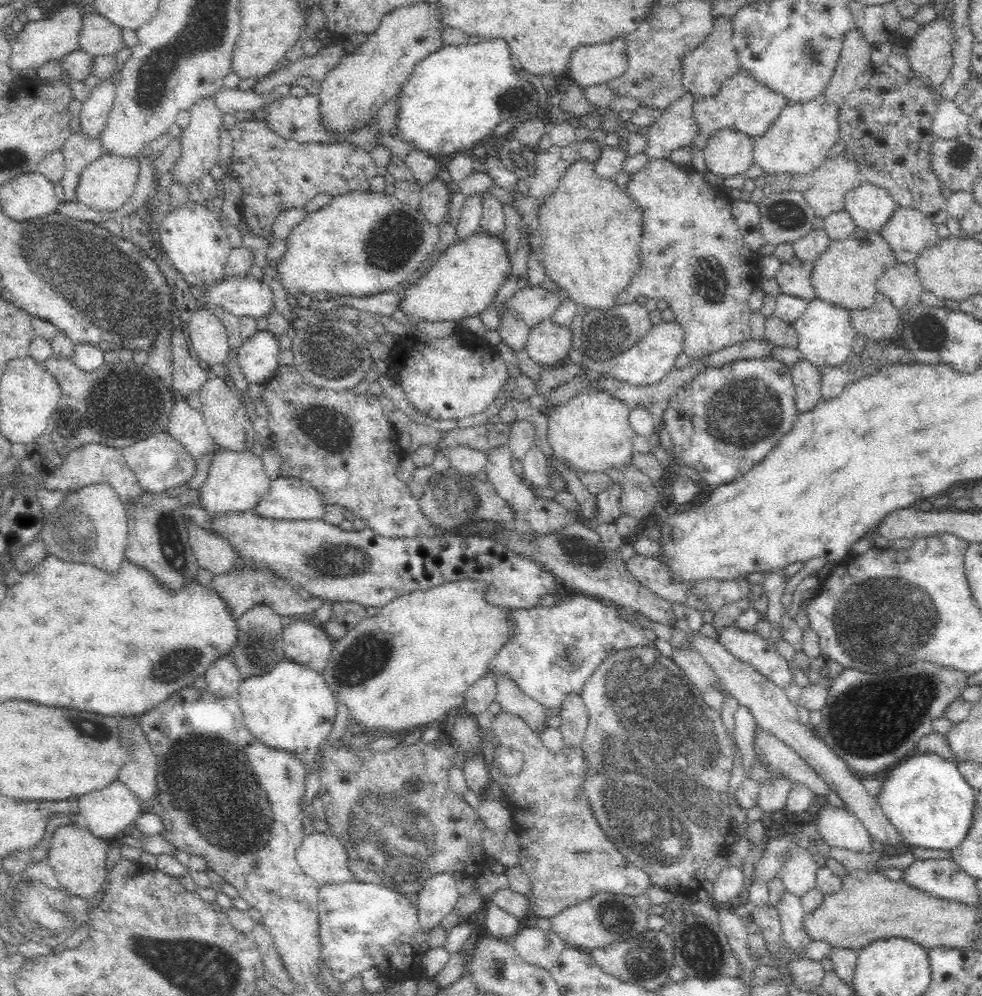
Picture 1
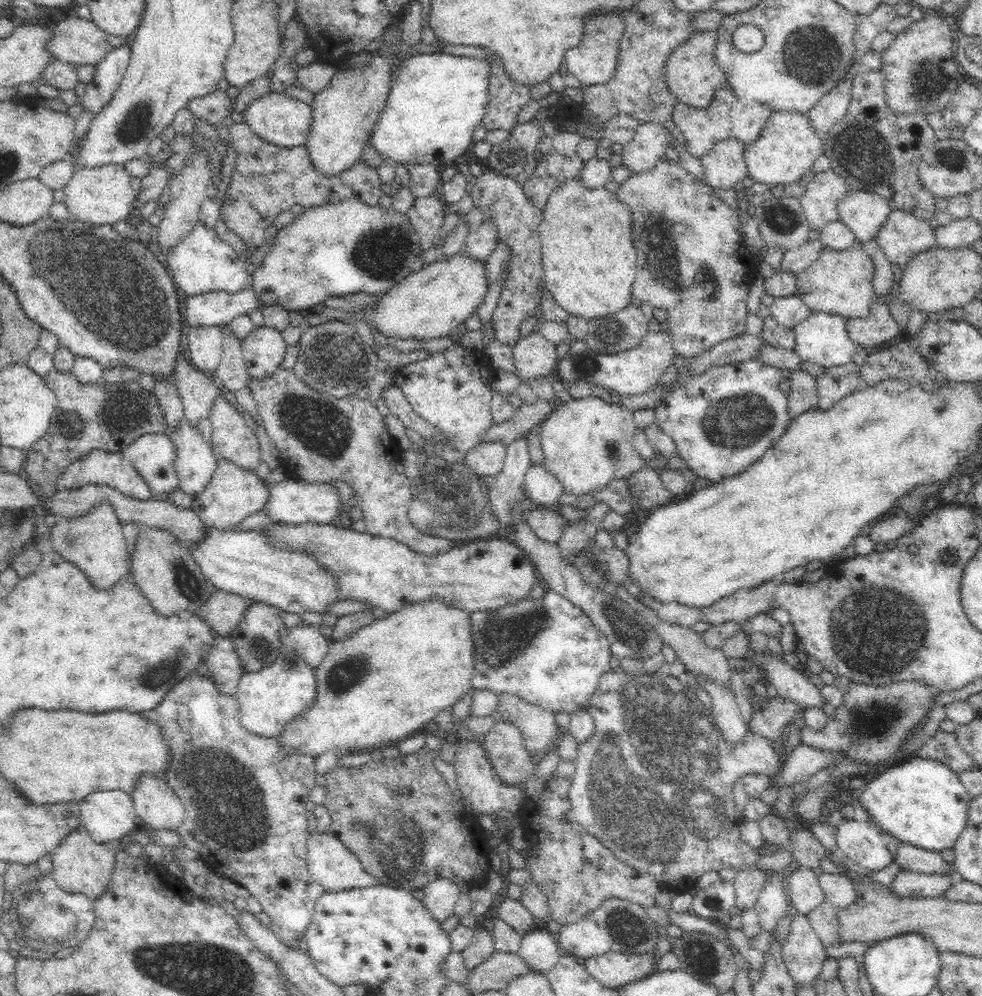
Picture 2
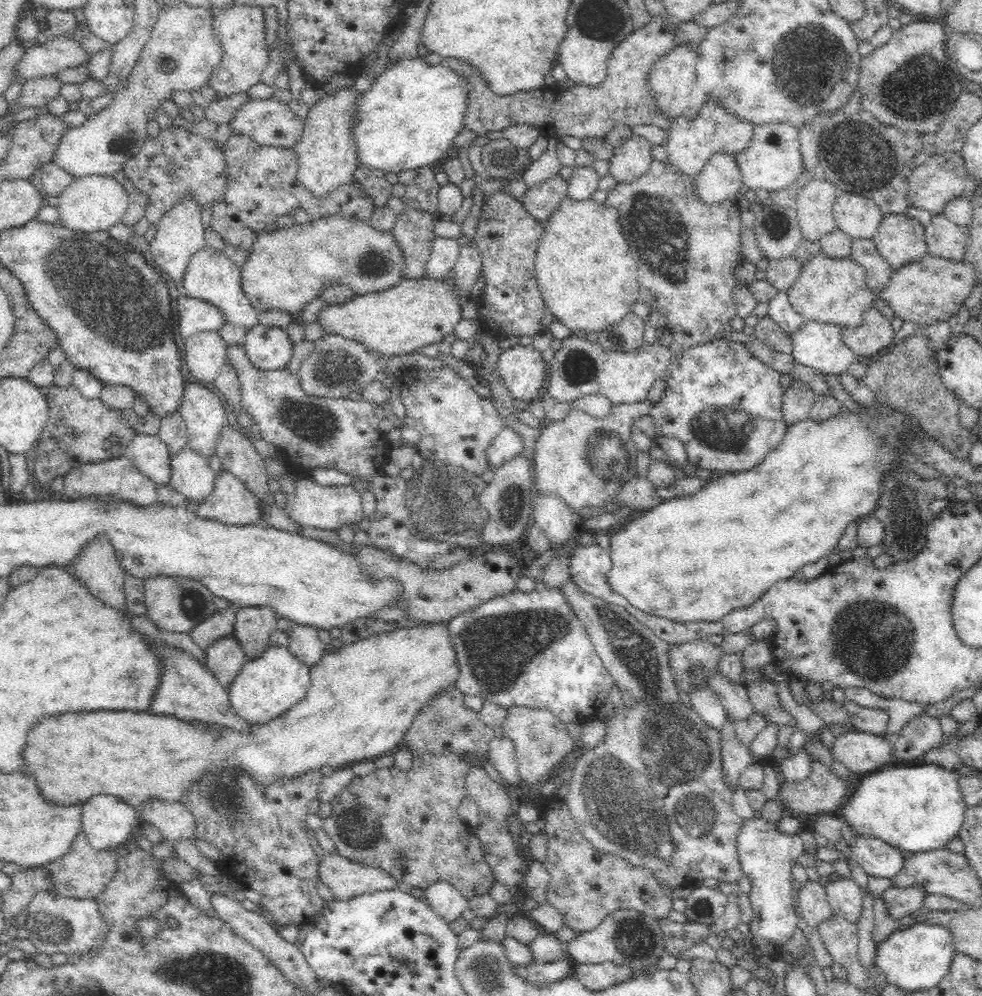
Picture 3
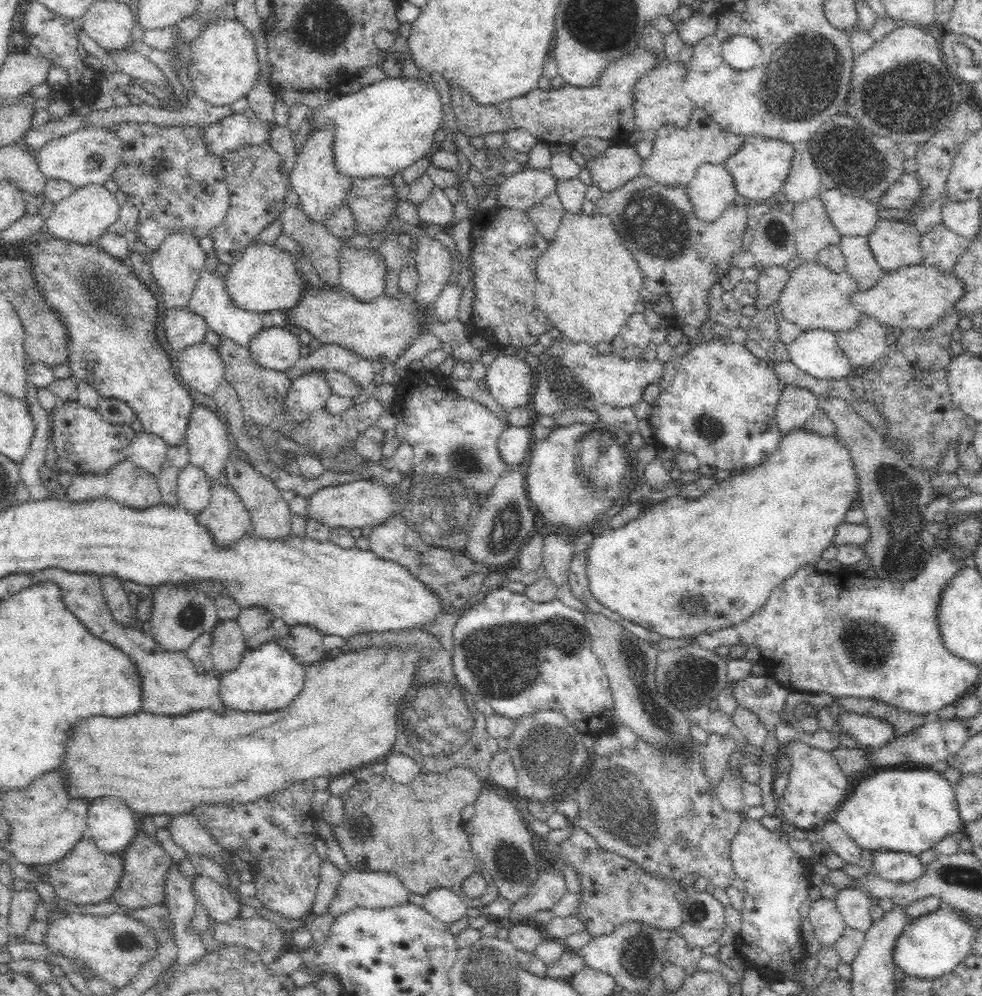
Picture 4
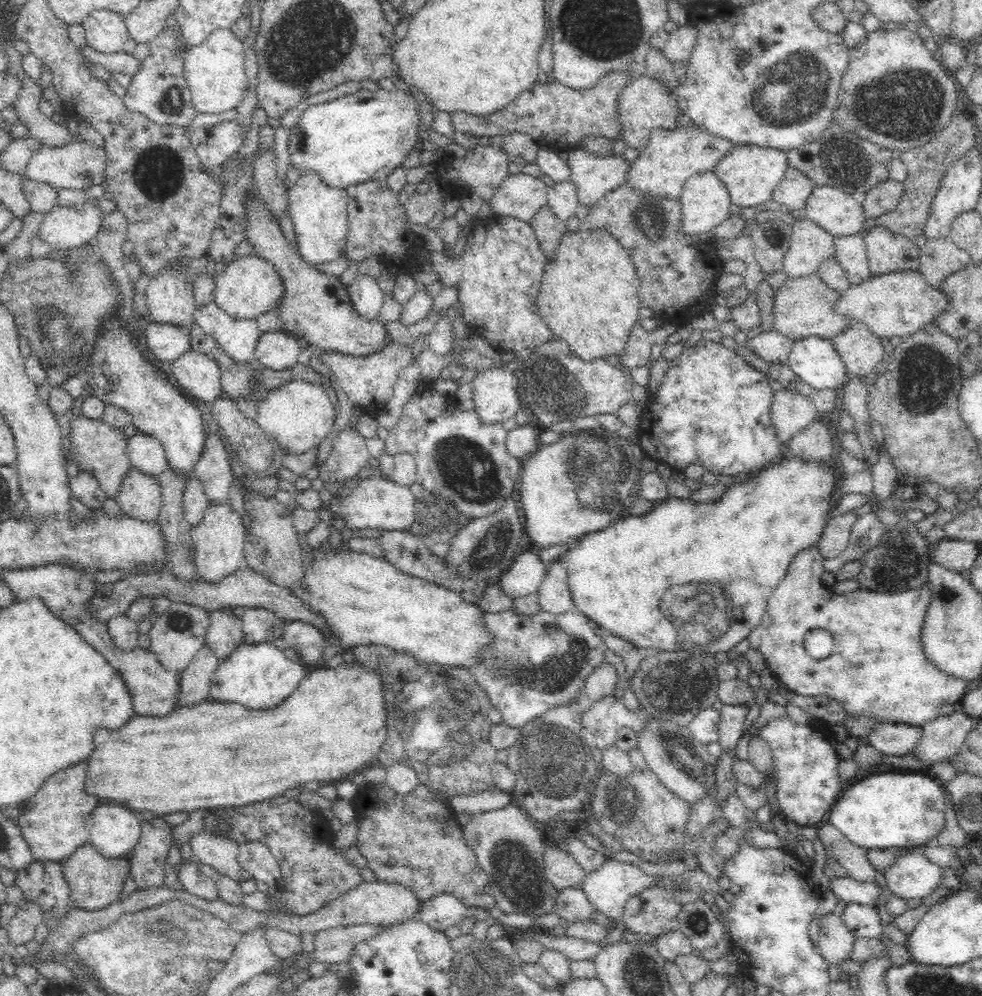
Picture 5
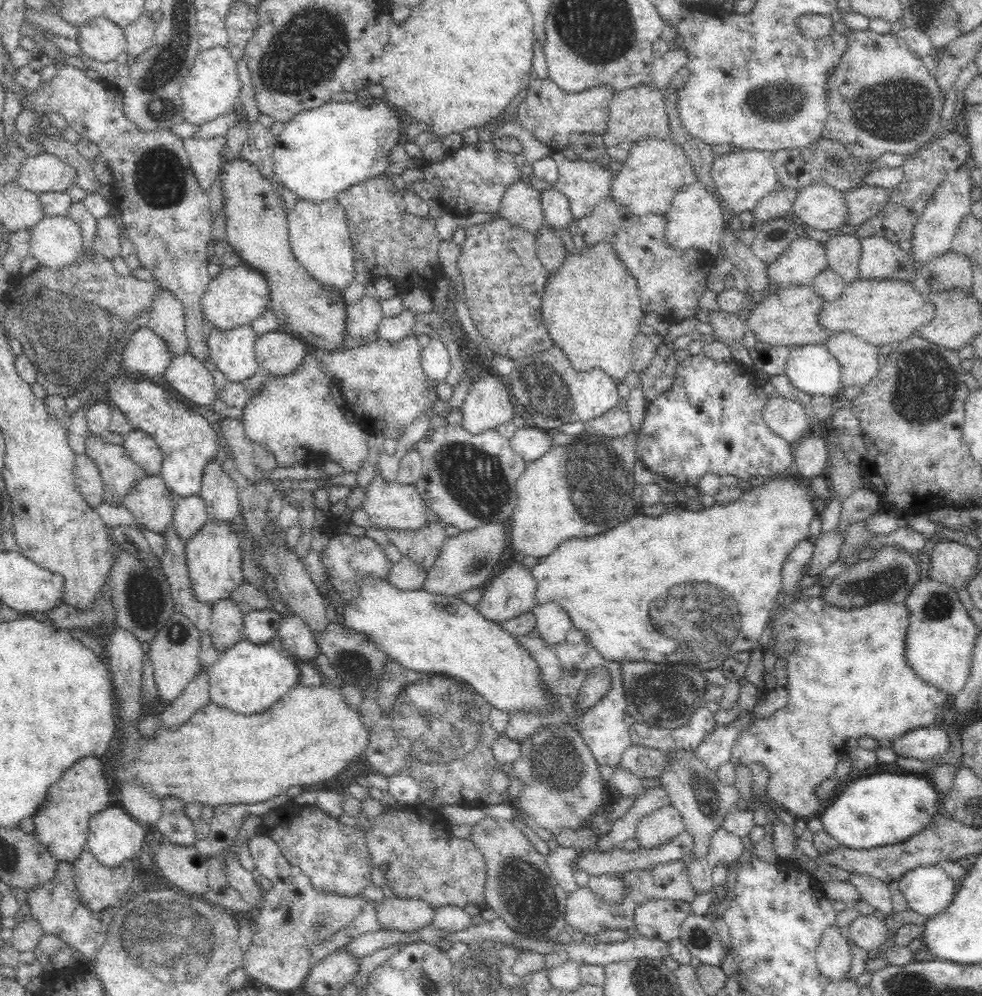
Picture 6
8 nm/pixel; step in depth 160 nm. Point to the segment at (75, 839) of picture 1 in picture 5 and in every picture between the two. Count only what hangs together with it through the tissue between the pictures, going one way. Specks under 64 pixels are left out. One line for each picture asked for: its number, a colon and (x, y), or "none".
2: (80, 865)
3: (83, 872)
4: (85, 875)
5: (94, 881)

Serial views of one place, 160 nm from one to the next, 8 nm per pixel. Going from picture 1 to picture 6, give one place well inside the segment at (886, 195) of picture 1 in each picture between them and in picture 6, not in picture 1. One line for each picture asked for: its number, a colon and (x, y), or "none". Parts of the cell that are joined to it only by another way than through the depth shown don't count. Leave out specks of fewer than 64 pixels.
2: (864, 211)
3: (857, 216)
4: (852, 215)
5: (839, 213)
6: (819, 206)

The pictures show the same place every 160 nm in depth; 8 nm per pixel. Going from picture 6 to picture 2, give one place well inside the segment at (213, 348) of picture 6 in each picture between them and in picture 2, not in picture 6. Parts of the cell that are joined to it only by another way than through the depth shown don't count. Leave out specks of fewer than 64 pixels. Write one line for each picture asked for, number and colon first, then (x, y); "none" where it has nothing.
2: (200, 261)
3: (210, 276)
4: (210, 300)
5: (238, 337)

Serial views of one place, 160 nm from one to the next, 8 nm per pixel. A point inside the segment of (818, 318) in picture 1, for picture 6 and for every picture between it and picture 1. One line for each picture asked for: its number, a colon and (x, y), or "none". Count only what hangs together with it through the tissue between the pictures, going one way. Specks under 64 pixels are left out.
2: (823, 338)
3: (819, 345)
4: (816, 352)
5: (814, 360)
6: (811, 368)

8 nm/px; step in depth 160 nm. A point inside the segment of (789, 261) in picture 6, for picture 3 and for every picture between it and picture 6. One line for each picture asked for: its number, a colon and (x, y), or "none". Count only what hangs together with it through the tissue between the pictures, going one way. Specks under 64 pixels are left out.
3: (814, 203)
4: (815, 231)
5: (810, 245)

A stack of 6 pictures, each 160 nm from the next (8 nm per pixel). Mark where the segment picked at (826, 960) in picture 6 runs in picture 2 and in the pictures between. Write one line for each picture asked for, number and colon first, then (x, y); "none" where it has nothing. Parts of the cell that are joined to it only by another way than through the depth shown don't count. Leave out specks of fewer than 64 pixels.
2: (805, 892)
3: (812, 904)
4: (828, 925)
5: (835, 941)

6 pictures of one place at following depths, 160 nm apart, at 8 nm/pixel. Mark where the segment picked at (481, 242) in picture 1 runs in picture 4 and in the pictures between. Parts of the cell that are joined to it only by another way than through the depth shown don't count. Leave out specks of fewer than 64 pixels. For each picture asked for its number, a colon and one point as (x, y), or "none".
2: (434, 299)
3: (417, 311)
4: (382, 329)

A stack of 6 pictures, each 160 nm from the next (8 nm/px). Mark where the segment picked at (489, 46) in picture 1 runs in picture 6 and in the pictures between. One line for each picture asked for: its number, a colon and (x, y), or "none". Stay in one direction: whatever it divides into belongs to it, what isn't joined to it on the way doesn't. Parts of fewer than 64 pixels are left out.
2: (438, 100)
3: (407, 120)
4: (382, 129)
5: (361, 137)
6: (321, 152)

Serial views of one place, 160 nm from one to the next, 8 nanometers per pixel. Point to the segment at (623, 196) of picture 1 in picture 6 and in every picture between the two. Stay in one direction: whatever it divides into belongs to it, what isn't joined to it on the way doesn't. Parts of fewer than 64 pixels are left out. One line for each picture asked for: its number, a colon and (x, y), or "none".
2: (589, 263)
3: (588, 280)
4: (587, 282)
5: (589, 293)
6: (591, 307)

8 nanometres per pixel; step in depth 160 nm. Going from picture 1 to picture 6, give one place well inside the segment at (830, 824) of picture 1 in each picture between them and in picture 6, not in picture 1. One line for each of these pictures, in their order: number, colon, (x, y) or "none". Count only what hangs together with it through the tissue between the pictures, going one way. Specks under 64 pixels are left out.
2: (857, 839)
3: (877, 858)
4: (893, 866)
5: (912, 875)
6: (928, 890)

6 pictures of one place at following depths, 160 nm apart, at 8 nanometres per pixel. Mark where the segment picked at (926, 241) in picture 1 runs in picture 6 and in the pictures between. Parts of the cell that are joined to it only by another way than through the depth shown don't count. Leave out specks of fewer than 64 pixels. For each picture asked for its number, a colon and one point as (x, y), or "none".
2: (902, 236)
3: (900, 239)
4: (894, 243)
5: (887, 252)
6: (880, 258)

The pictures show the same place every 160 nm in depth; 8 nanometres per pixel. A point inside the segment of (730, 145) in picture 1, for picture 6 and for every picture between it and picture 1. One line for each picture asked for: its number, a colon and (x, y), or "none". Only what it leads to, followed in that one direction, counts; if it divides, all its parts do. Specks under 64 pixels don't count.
2: (724, 164)
3: (719, 181)
4: (712, 189)
5: (705, 202)
6: (694, 220)

